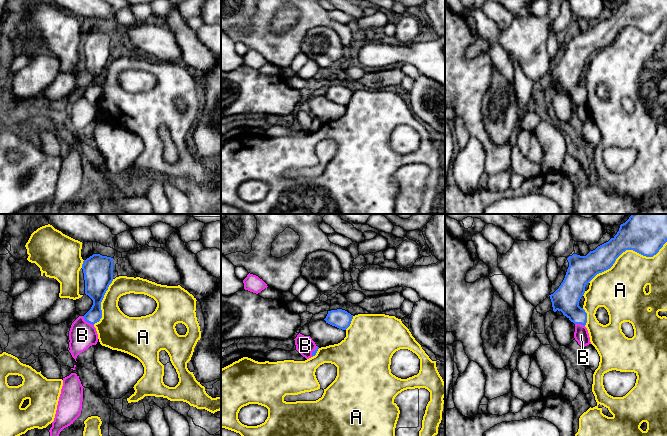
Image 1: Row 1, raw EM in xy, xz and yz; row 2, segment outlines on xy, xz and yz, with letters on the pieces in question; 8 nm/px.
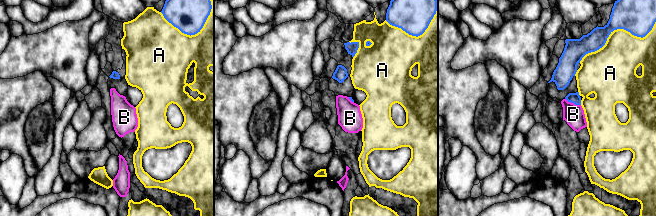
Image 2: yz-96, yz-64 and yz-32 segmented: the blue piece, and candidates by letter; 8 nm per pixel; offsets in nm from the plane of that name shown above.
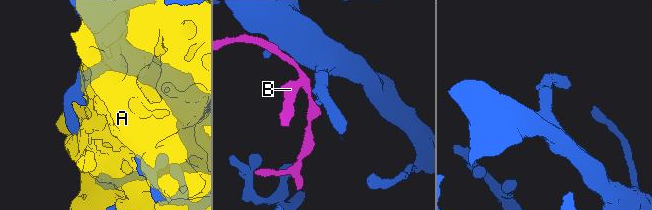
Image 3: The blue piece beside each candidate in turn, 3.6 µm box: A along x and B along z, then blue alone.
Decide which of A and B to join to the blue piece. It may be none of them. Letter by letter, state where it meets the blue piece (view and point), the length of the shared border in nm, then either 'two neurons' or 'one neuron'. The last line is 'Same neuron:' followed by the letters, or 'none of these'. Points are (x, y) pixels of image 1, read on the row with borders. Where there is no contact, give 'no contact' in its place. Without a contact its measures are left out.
A: meets blue in yz at (627, 249); contact 700 nm long; two neurons
B: meets blue in xy at (87, 321); contact 120 nm long; two neurons
Same neuron: none of these

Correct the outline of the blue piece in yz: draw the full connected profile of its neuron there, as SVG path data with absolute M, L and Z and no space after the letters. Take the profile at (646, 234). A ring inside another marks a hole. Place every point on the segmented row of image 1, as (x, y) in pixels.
M631 214L629 219L620 225L617 234L608 242L590 251L586 256L573 254L567 258L569 267L559 288L550 296L553 311L561 311L574 324L583 326L587 323L587 313L579 306L585 293L586 284L597 274L610 269L616 259L626 250L633 250L643 256L653 257L667 242L667 214Z

